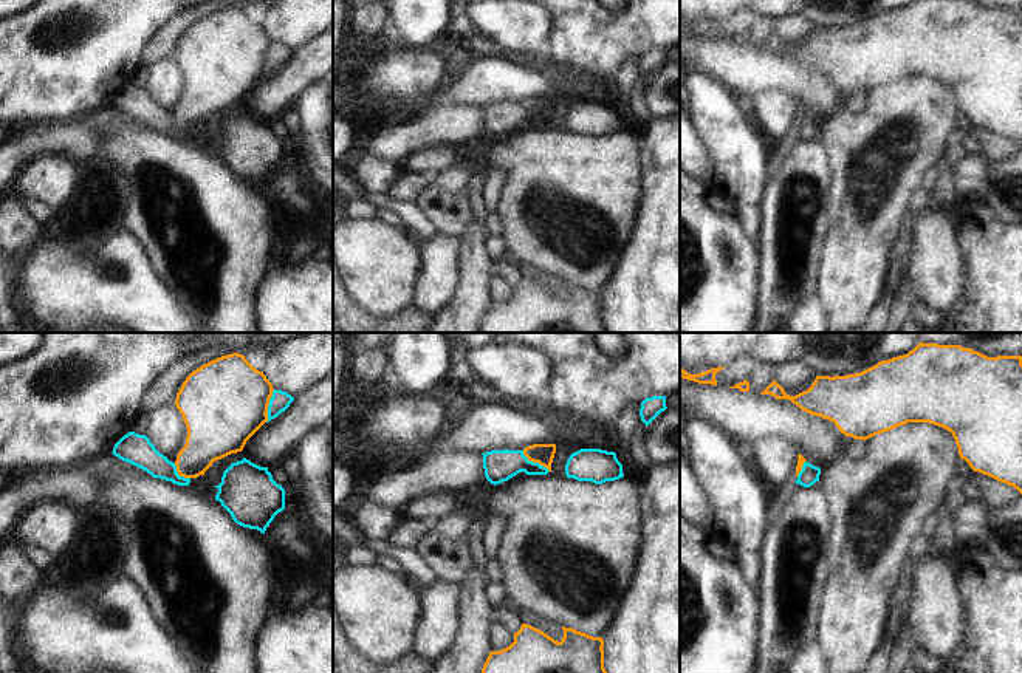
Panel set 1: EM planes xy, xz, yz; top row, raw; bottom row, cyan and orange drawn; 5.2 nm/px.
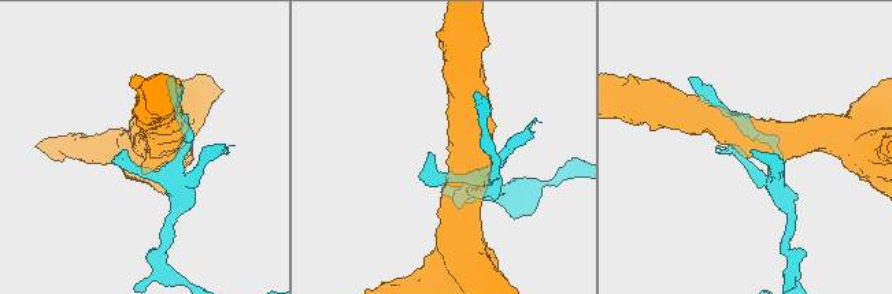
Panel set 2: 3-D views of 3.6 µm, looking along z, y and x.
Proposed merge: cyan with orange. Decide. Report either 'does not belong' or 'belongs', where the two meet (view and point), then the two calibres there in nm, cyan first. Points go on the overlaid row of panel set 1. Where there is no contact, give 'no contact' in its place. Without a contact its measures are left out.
does not belong | xy (268, 406) | 100/440 nm

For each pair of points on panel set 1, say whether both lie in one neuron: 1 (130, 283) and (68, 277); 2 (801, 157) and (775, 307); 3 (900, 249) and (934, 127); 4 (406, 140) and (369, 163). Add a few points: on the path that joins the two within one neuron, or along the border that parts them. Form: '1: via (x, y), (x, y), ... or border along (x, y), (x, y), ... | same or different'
1: via (115, 283), (84, 283) | same
2: via (779, 194), (773, 240), (775, 269) | same
3: border along (908, 203), (891, 245) | different
4: border along (363, 152), (400, 163) | different

